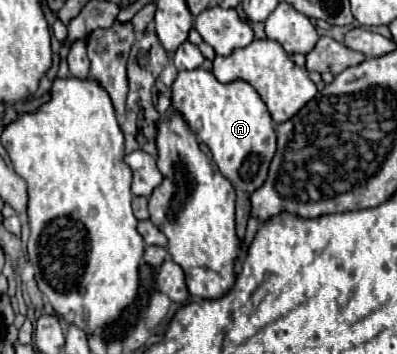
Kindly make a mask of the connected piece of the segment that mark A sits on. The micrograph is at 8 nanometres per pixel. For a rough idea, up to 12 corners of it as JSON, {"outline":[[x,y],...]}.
{"outline":[[179,71],[171,107],[233,187],[261,187],[271,113],[241,79]]}

